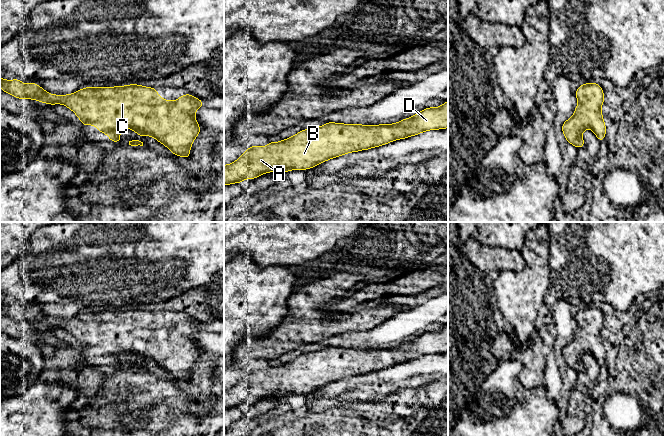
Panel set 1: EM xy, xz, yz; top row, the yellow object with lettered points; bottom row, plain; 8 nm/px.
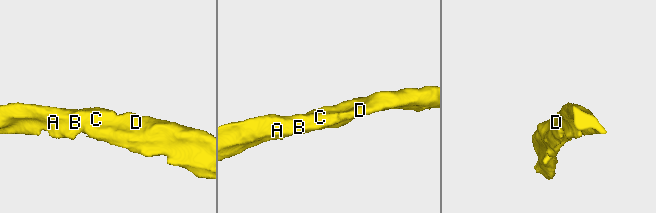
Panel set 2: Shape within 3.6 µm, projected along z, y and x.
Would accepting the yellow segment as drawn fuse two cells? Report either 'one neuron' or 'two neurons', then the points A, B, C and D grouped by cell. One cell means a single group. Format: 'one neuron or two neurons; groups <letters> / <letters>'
one neuron; groups A B C D

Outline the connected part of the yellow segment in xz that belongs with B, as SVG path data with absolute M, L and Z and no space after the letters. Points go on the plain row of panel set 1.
M448 325L436 332L428 331L416 339L394 348L357 349L328 346L317 352L299 355L285 364L269 366L265 371L256 369L249 371L232 388L224 389L224 409L241 407L245 403L254 403L269 396L283 397L290 394L310 393L344 378L379 371L428 354L445 352L448 352Z

